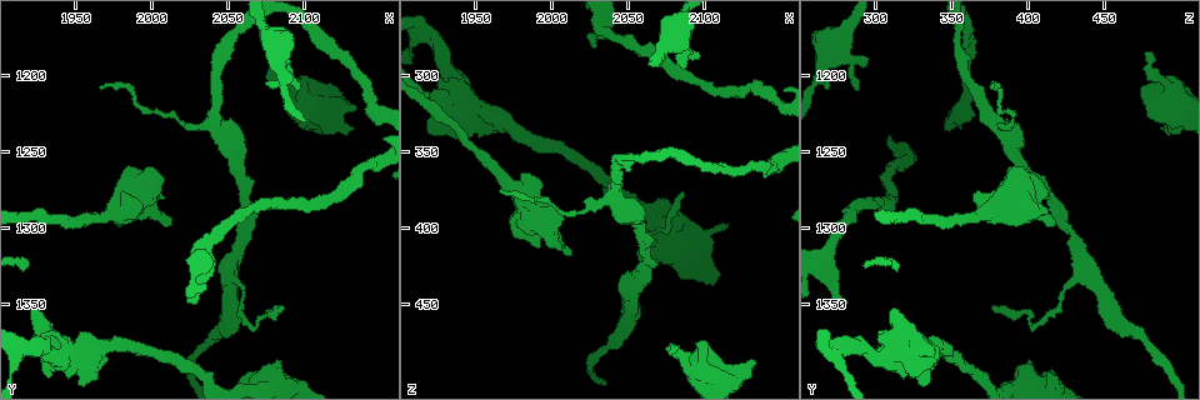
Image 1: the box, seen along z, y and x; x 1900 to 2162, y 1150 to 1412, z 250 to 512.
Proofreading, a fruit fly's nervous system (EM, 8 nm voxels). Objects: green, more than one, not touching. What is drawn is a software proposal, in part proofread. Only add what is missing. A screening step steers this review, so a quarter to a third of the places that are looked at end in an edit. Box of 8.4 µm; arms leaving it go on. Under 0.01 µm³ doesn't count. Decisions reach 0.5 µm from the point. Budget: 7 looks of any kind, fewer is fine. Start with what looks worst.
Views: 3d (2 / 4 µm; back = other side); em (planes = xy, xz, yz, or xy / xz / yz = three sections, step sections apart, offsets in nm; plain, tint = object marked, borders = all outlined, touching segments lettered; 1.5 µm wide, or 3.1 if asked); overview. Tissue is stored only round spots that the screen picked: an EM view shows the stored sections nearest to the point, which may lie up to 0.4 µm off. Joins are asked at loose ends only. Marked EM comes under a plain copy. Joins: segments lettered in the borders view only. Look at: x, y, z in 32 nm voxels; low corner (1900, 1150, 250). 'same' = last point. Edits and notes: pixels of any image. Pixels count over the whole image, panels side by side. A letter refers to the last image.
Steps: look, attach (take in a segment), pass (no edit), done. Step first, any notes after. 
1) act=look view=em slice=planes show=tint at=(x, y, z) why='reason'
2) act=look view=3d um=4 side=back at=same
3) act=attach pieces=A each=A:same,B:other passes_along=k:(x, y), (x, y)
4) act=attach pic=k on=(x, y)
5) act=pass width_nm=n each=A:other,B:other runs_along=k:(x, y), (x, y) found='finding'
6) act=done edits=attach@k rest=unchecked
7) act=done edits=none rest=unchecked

act=look view=3d um=2 at=(2080, 1184, 478) why='an open end'

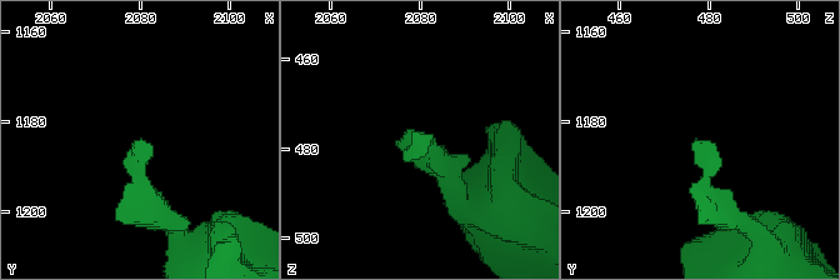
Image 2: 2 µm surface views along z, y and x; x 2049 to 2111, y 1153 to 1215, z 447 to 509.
act=look view=em slice=planes show=borders at=(2080, 1184, 477)

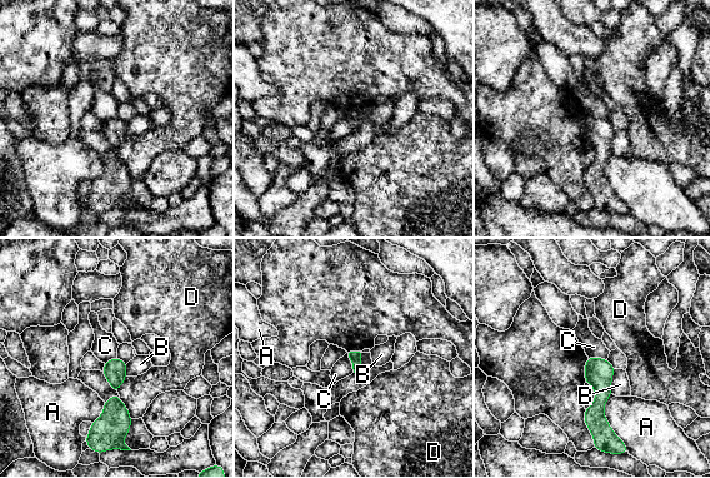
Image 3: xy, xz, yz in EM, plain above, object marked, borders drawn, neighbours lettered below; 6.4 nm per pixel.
act=pass each=A:other,B:other,C:other,D:other runs_along=3:(590, 359), (600, 378), (595, 433) found='none of them fits'

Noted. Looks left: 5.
act=look view=em slice=planes show=borders at=(2086, 1192, 294) why='branch stops here'

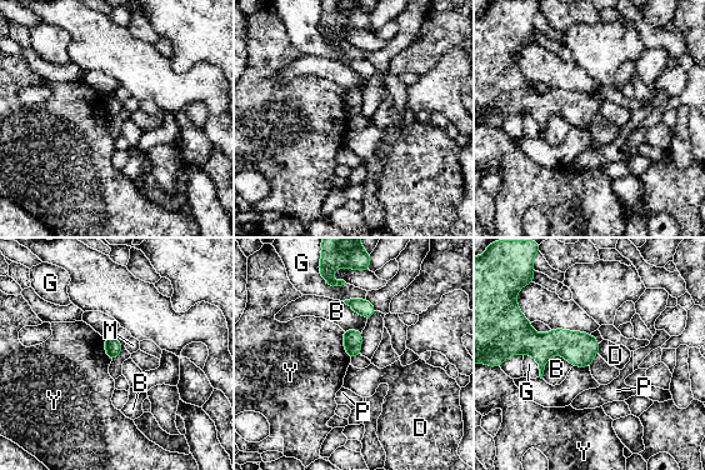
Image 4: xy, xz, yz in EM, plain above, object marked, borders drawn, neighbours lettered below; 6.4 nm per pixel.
act=pass each=B:other,D:other,G:other,M:other,P:other,Y:other border=4:(341, 330), (344, 349), (350, 359) found='no lettered segment goes on from it'

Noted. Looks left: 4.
act=look view=3d um=4 at=(2026, 1348, 282) why='an open end'

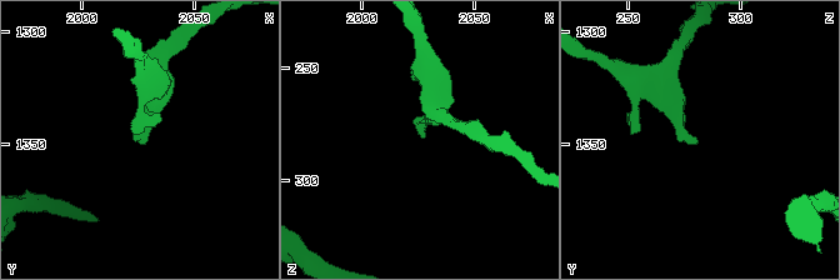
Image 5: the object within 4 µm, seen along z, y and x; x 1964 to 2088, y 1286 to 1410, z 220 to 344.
act=look view=em slice=planes show=borders at=(2029, 1350, 281)

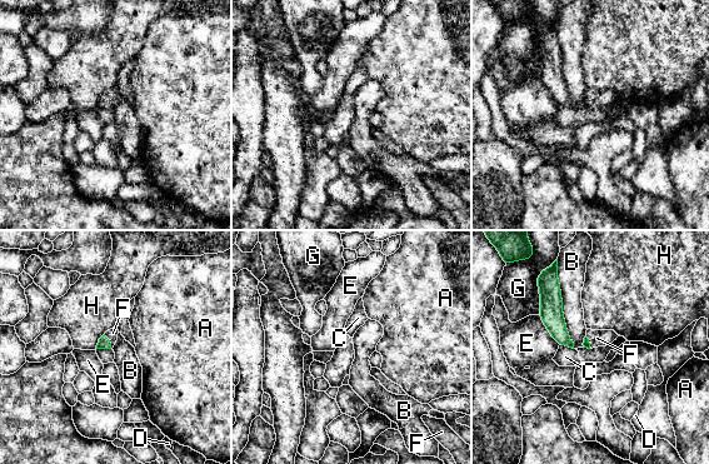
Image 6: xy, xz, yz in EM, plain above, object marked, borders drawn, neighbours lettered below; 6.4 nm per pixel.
act=attach pic=6 on=(111, 334) longest_contact=B:500nm each=A:other,B:other,C:other,D:other,E:other,F:same,G:other,H:other passes_along=6:(104, 343), (109, 342), (111, 334) found='the cell continues'

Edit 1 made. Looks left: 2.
act=done edits=attach@6 rest=unchecked

